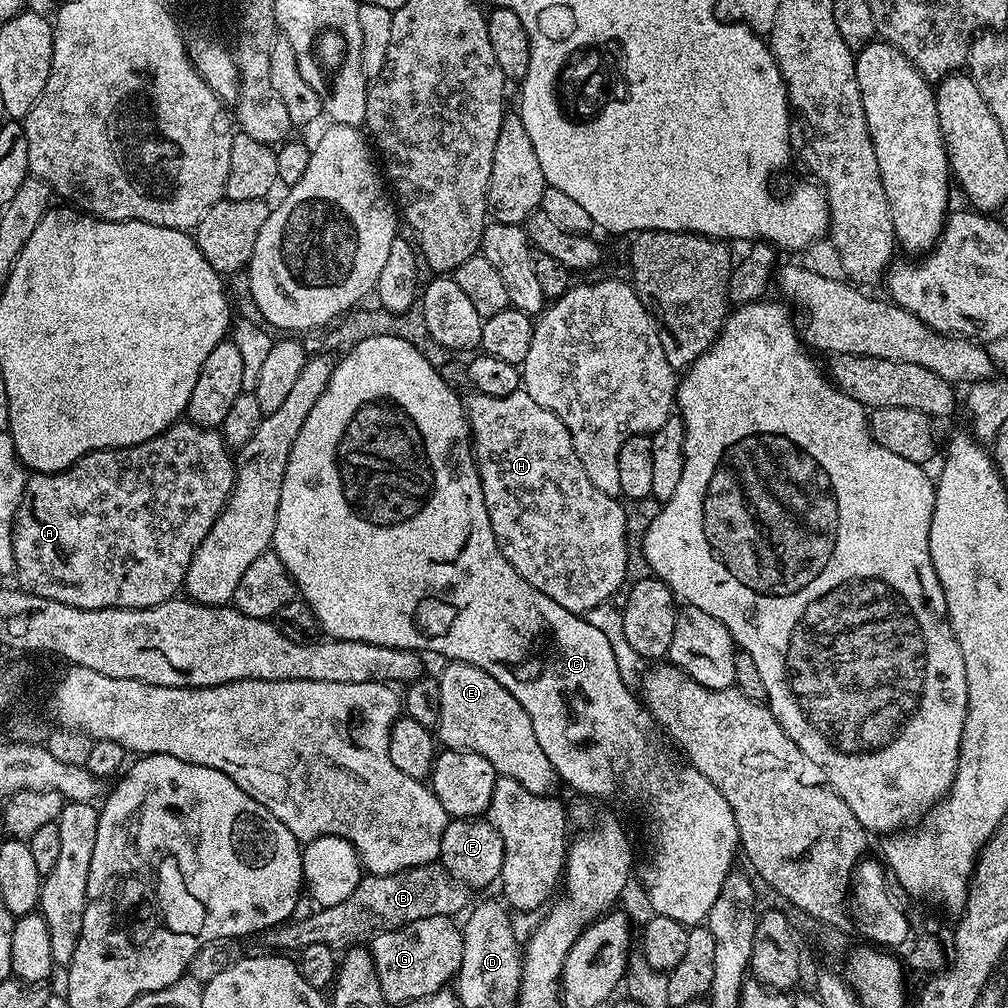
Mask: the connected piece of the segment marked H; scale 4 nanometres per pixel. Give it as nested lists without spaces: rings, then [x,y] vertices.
[[[473,391],[472,397],[467,397],[466,411],[468,414],[468,430],[472,437],[472,455],[476,458],[476,469],[482,482],[482,494],[486,498],[486,510],[490,514],[490,526],[494,530],[494,538],[510,566],[534,586],[534,590],[542,590],[546,598],[554,598],[558,606],[566,606],[566,610],[577,614],[585,614],[592,607],[596,607],[604,601],[611,601],[612,595],[623,589],[626,584],[626,554],[628,553],[628,535],[626,534],[626,514],[624,513],[624,504],[619,499],[602,494],[586,478],[586,470],[582,470],[582,462],[574,450],[574,442],[570,438],[570,430],[562,426],[562,422],[550,410],[538,406],[534,398],[526,391],[518,391],[514,394],[506,394],[502,398],[490,398],[486,394]]]

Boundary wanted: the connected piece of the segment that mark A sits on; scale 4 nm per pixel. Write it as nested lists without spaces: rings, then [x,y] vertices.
[[[184,418],[171,424],[162,434],[129,448],[103,448],[78,458],[65,472],[37,472],[27,477],[20,505],[12,519],[12,553],[16,563],[15,583],[35,596],[62,602],[71,608],[102,610],[103,608],[149,608],[173,599],[181,591],[184,575],[210,526],[230,498],[236,481],[236,465],[233,453],[224,442],[224,437],[214,428],[203,428]]]

